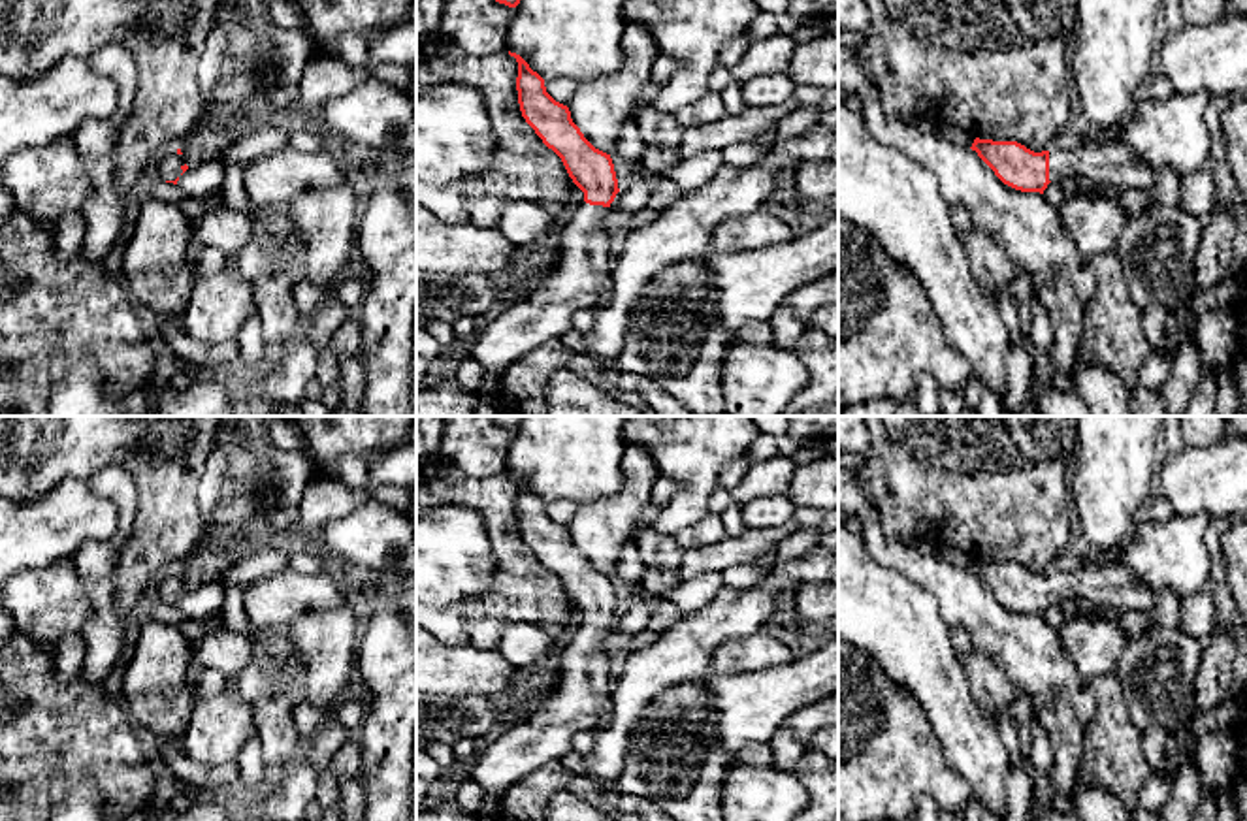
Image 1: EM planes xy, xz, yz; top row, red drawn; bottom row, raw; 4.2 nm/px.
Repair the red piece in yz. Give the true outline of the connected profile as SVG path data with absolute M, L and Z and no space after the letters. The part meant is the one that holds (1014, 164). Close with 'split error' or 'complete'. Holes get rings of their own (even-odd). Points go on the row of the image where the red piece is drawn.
M976 137L970 149L1004 185L1021 192L1044 194L1049 183L1068 177L1109 192L1155 188L1155 169L1121 141L1108 145L1087 141L1076 151L1051 147L1034 153L1017 141Z | split error

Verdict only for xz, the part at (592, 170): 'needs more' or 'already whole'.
needs more

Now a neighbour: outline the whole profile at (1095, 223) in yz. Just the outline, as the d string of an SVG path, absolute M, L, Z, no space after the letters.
M1077 194L1062 203L1061 218L1087 258L1113 254L1125 232L1125 209L1115 198Z

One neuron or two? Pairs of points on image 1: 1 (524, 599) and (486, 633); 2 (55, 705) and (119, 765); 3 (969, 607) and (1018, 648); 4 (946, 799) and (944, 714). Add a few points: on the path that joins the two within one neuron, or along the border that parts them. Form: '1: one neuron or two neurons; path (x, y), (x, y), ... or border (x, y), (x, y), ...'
1: one neuron; path (515, 605), (496, 624)
2: one neuron; path (70, 720), (104, 750)
3: one neuron; path (982, 614), (1004, 637)
4: two neurons; border (927, 720), (942, 757), (967, 780), (972, 795)

